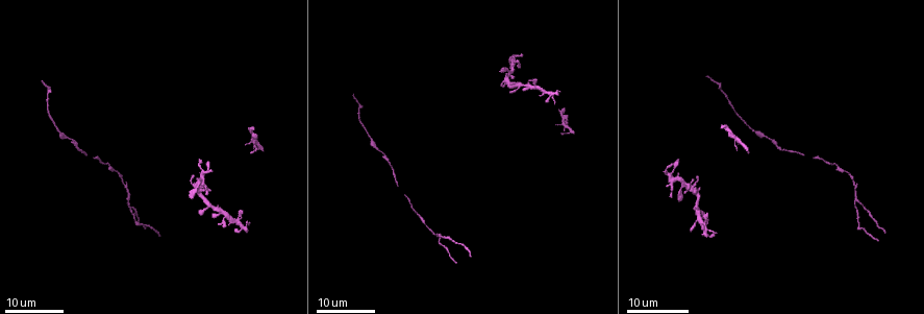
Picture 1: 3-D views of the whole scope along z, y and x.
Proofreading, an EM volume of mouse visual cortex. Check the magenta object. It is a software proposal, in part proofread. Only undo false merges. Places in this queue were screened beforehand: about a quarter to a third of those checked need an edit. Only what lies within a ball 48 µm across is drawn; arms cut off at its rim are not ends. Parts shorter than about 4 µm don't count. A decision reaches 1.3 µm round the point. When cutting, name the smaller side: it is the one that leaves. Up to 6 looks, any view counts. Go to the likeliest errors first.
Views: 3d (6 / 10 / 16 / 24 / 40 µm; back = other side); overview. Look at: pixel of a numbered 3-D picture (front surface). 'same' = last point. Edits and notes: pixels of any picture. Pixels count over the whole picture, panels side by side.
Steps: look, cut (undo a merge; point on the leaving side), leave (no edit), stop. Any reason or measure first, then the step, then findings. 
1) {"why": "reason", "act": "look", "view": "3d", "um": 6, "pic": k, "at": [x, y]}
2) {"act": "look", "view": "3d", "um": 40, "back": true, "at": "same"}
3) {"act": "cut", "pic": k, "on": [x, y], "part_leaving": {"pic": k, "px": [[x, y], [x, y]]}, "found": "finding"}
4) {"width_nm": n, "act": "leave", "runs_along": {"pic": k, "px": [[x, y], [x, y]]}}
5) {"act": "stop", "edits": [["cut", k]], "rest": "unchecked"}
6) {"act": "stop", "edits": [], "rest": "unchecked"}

{"why": "side arm on a straight run", "act": "look", "view": "3d", "um": 16, "pic": 1, "at": [128, 197]}

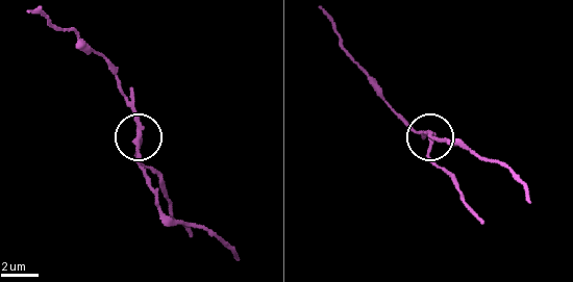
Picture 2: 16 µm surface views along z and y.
{"act": "look", "view": "3d", "um": 10, "pic": 2, "at": [140, 139]}

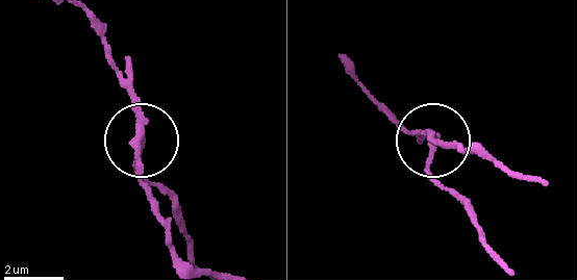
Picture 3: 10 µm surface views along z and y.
{"arms": 3, "act": "cut", "pic": 3, "on": [151, 191], "part_leaving": {"pic": 3, "px": [[133, 154], [166, 242], [201, 269]]}, "found": "two neurons meet here"}

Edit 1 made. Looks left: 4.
{"act": "look", "view": "overview"}

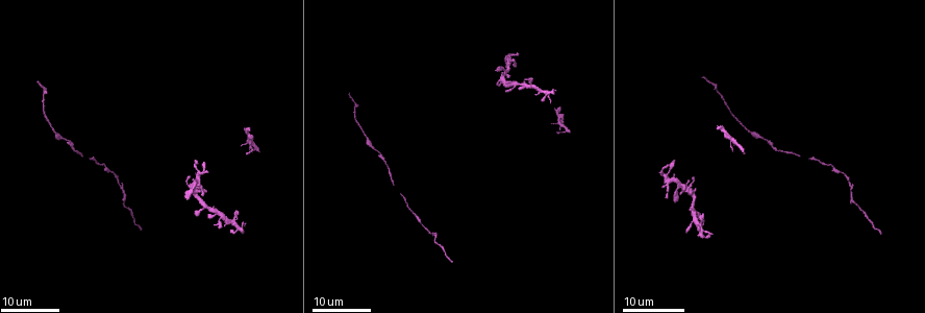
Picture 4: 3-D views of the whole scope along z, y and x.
{"act": "look", "view": "3d", "um": 16, "pic": 4, "at": [686, 192]}

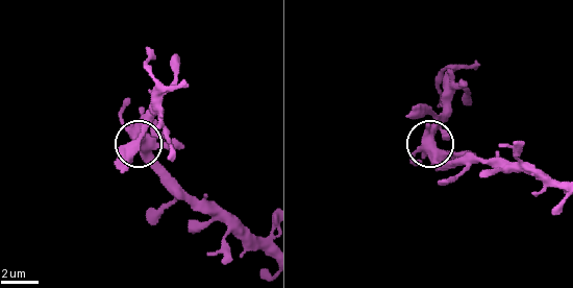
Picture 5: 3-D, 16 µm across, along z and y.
{"act": "look", "view": "3d", "um": 6, "pic": 5, "at": [433, 144]}

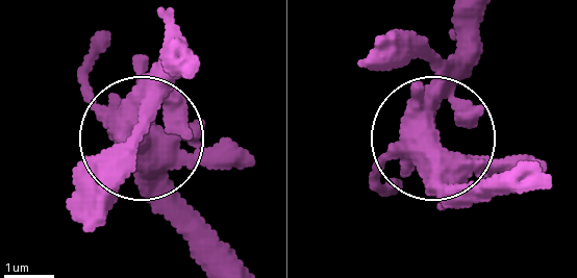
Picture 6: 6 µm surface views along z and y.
{"act": "leave", "found": "continuous, no second neuron"}

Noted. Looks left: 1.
{"act": "stop", "edits": [["cut", 3]], "rest": "unchecked"}

